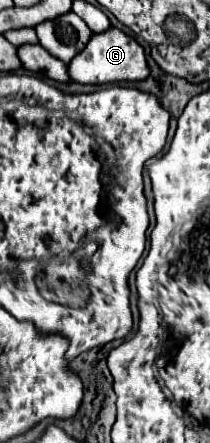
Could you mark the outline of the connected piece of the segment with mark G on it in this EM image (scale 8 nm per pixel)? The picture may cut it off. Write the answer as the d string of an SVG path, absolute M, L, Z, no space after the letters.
M110 27L102 33L92 33L88 45L68 63L68 75L78 83L102 85L102 83L116 83L116 81L140 81L148 77L148 65L144 57L142 45L126 35L124 31Z

